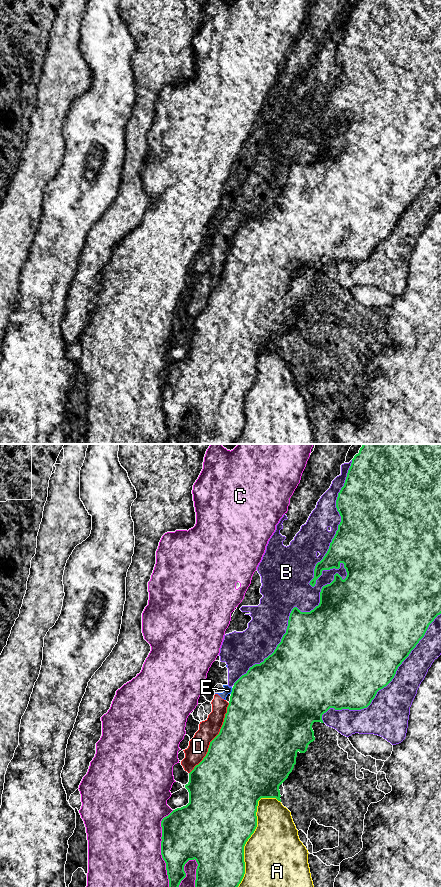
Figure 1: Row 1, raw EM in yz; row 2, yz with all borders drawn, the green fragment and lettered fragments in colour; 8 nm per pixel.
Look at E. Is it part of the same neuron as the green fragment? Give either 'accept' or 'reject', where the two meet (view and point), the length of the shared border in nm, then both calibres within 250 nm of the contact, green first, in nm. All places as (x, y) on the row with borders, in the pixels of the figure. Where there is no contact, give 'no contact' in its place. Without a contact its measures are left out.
reject; meets green in yz at (232, 691); contact 50 nm long; 500 nm thick on the green side, 60 nm on the other

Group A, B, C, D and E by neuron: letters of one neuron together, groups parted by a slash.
A / B D E / C

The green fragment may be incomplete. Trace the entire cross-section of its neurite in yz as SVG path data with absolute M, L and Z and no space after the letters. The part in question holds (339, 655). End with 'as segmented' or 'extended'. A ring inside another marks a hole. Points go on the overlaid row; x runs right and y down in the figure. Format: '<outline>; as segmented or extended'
M363 444L352 459L344 486L338 493L336 508L341 522L329 549L314 569L312 587L323 570L339 569L344 564L347 576L343 580L336 573L334 580L322 587L320 603L310 612L301 612L294 607L290 613L286 633L274 652L260 664L249 668L232 688L227 713L219 734L210 742L203 760L189 773L185 788L189 792L189 803L173 810L161 821L161 855L166 863L169 887L179 887L186 877L184 866L189 860L196 860L195 887L238 887L245 874L244 846L257 827L257 806L261 798L276 798L281 802L279 786L288 778L296 764L297 752L305 753L308 745L315 740L312 725L324 723L322 715L330 708L335 710L361 710L367 708L377 692L386 687L394 678L398 667L409 656L424 637L429 625L441 614L441 444Z; as segmented

